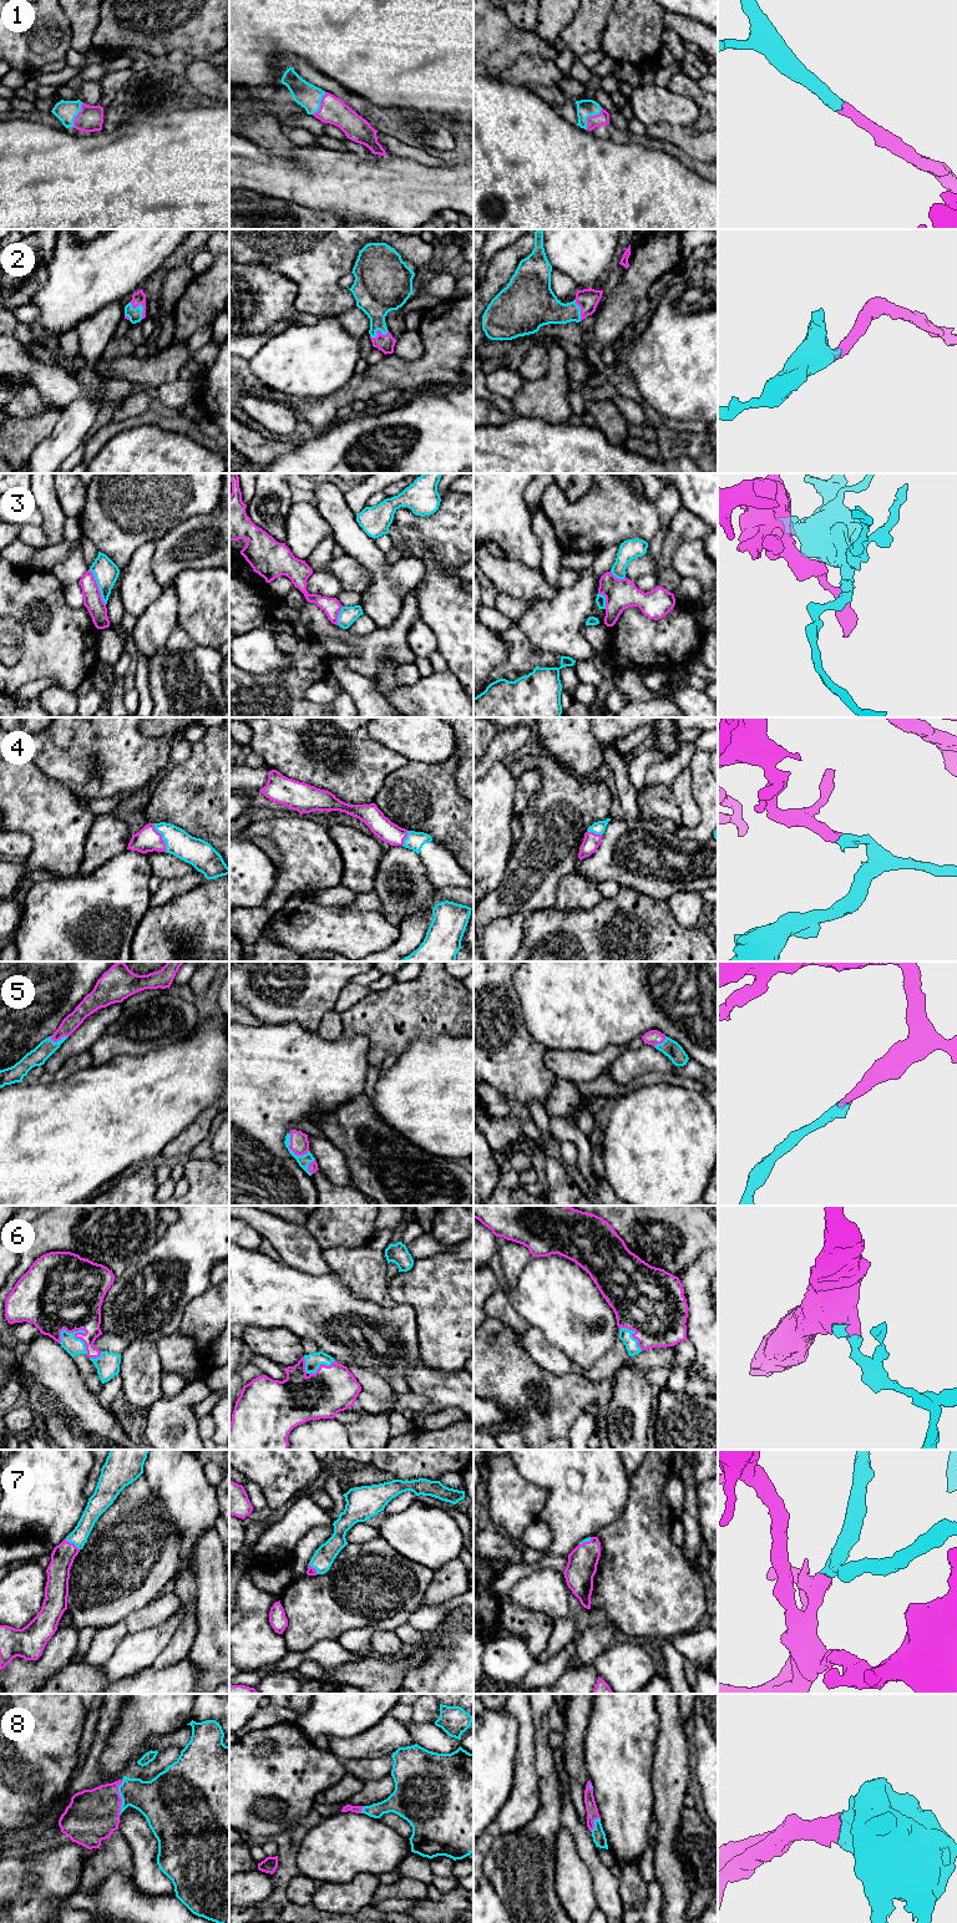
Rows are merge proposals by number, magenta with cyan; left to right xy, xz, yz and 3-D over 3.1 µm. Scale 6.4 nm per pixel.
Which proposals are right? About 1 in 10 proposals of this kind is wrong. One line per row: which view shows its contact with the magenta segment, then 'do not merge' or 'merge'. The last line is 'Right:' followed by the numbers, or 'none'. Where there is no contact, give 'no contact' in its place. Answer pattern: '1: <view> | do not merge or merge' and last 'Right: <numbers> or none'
1: yz | merge
2: xy | merge
3: xy | do not merge
4: xy | merge
5: xz | merge
6: xy | merge
7: xy | merge
8: xy | merge
Right: 1, 2, 4, 5, 6, 7, 8

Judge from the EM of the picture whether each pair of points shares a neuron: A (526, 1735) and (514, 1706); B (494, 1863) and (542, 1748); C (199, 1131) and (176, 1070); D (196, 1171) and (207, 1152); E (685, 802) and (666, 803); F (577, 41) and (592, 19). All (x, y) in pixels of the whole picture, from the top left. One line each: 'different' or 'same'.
A: same
B: same
C: different
D: different
E: different
F: same

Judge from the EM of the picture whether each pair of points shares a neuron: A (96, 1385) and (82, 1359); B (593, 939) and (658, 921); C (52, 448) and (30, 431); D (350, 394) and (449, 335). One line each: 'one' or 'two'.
A: one
B: one
C: two
D: one

